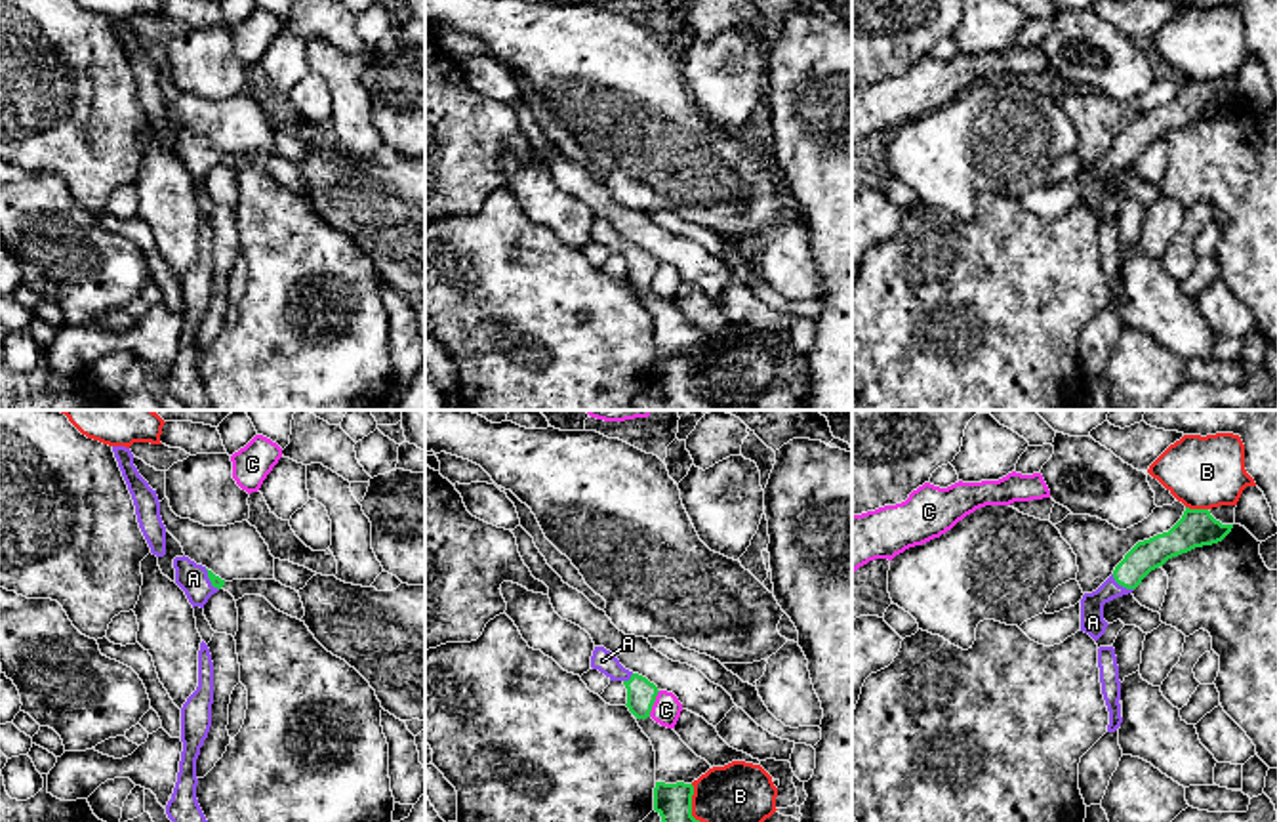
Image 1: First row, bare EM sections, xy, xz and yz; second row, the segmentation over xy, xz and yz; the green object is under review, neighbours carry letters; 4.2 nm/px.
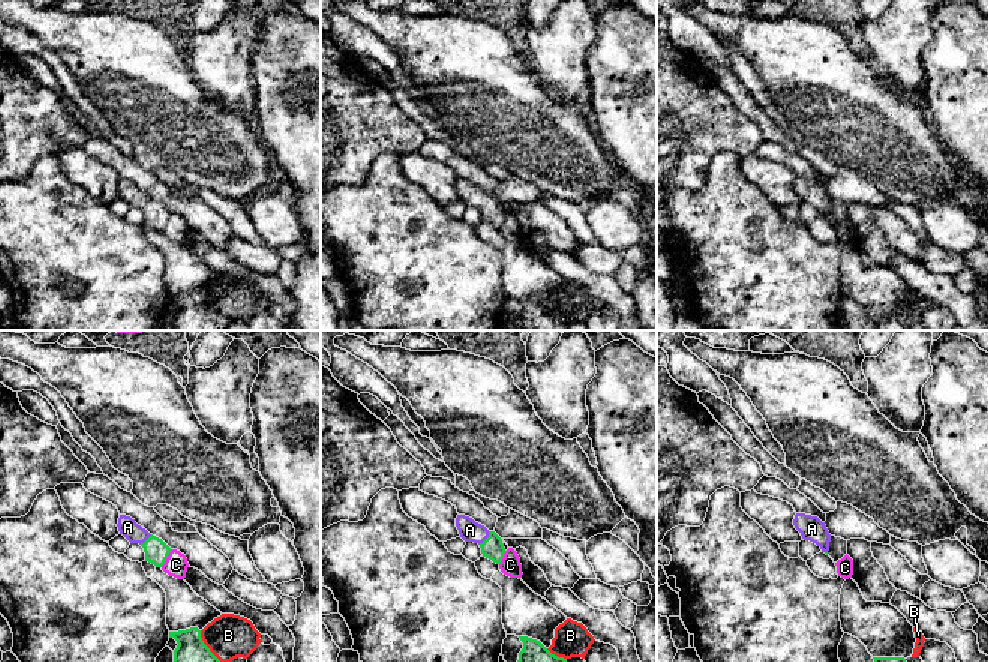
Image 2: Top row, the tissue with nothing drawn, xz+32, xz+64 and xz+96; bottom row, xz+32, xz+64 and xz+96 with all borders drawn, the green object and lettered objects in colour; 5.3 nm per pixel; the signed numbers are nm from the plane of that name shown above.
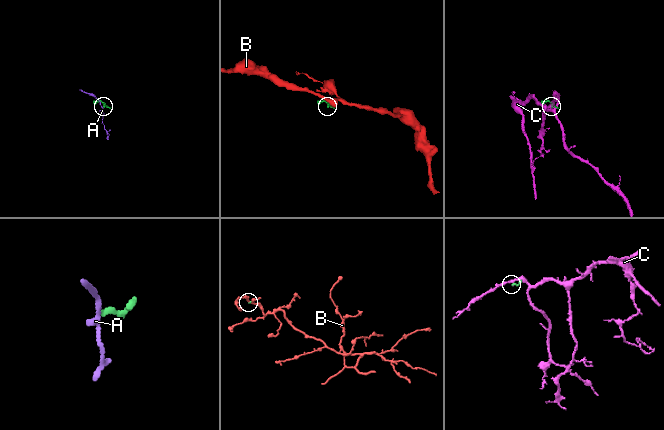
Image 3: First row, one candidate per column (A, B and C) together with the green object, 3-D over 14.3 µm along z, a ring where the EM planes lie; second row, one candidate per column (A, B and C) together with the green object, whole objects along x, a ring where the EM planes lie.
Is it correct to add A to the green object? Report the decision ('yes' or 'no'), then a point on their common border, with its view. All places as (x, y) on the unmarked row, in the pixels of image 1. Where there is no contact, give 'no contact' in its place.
yes; meets green in yz at (1121, 157)

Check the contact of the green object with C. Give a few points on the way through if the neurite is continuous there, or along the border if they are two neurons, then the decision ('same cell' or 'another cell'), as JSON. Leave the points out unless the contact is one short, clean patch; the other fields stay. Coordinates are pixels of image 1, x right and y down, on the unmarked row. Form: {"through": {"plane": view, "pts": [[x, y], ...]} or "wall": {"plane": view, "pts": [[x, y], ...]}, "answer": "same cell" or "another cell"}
{"wall": {"plane": "xz", "pts": [[660, 264], [648, 288]]}, "answer": "another cell"}

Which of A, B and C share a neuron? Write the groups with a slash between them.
A / B / C

